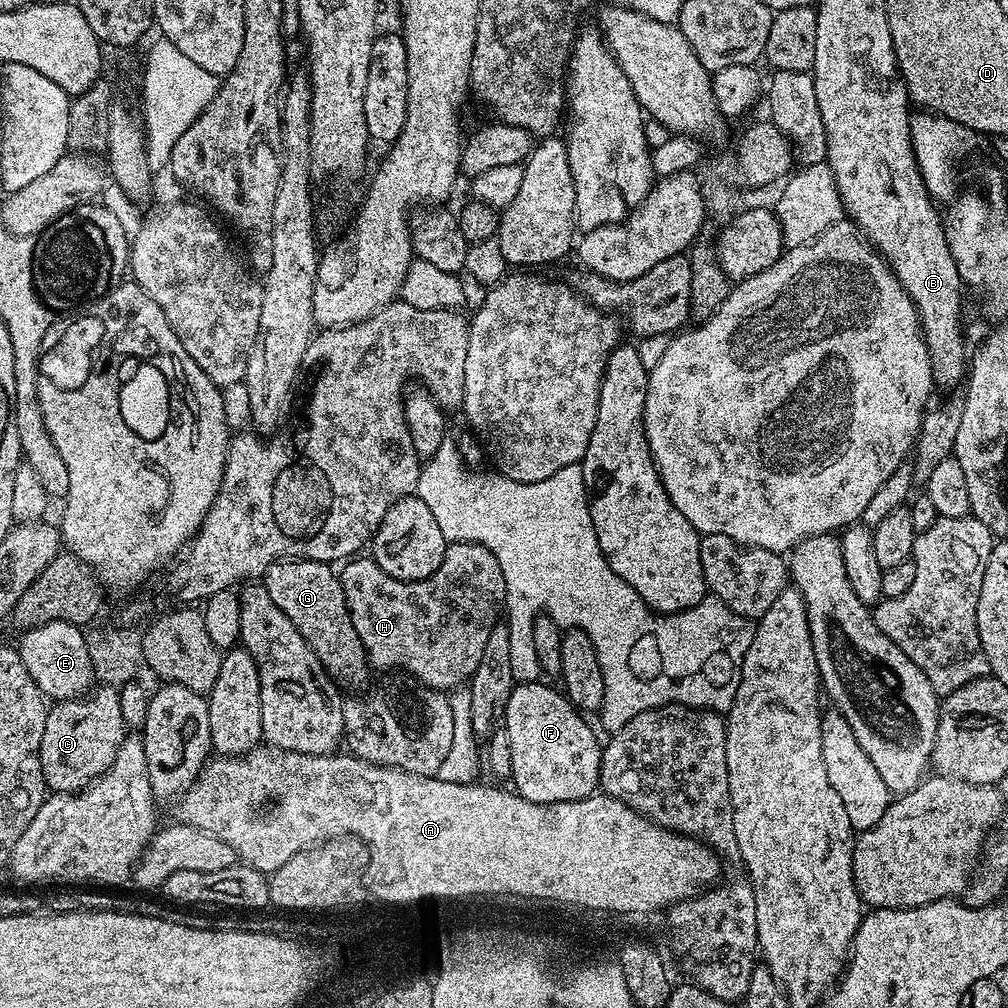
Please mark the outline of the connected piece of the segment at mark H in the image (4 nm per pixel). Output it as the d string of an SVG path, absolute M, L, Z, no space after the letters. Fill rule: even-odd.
M449 543L438 570L422 581L392 578L364 554L349 559L338 575L354 630L362 638L373 669L407 672L426 686L441 690L455 689L470 680L481 661L486 638L498 623L496 615L501 615L506 590L502 566L486 546Z

